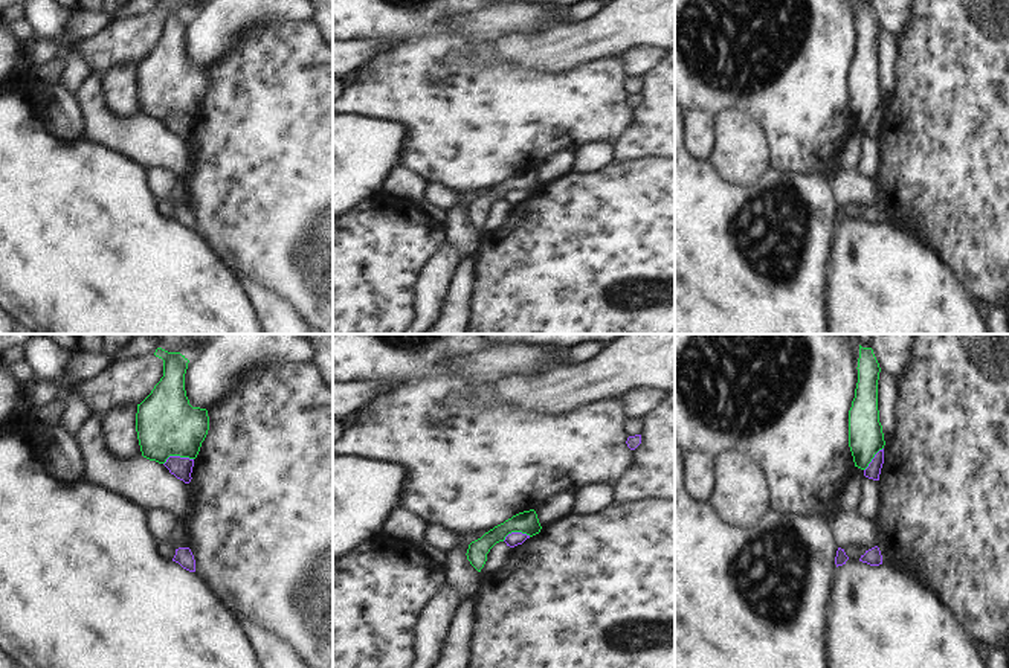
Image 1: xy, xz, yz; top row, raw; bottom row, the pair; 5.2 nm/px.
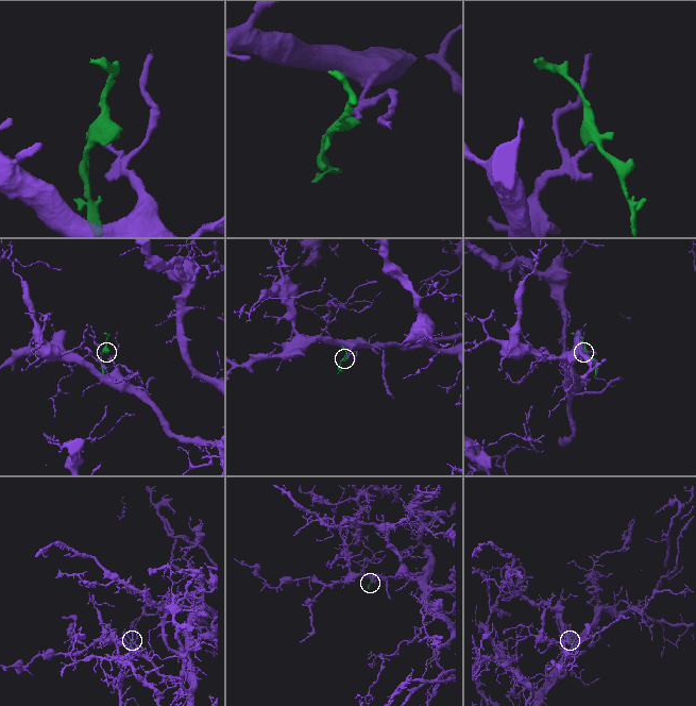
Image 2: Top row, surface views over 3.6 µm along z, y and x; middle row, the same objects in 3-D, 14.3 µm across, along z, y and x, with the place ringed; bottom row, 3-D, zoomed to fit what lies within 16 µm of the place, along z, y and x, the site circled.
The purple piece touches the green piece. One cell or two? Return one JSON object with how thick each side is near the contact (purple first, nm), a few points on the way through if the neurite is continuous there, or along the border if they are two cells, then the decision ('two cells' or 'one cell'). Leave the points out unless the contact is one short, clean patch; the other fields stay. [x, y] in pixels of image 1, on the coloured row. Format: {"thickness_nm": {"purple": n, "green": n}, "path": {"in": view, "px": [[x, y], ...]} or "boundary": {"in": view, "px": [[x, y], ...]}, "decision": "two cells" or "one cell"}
{"thickness_nm": {"purple": 110, "green": 320}, "boundary": {"in": "xy", "px": [[193, 458], [170, 456], [164, 464]]}, "decision": "two cells"}

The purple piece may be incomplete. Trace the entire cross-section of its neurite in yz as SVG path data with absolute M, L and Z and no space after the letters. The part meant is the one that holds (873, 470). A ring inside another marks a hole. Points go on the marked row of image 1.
M884 448L875 454L869 467L864 470L864 476L873 480L879 480L882 464L884 464Z

